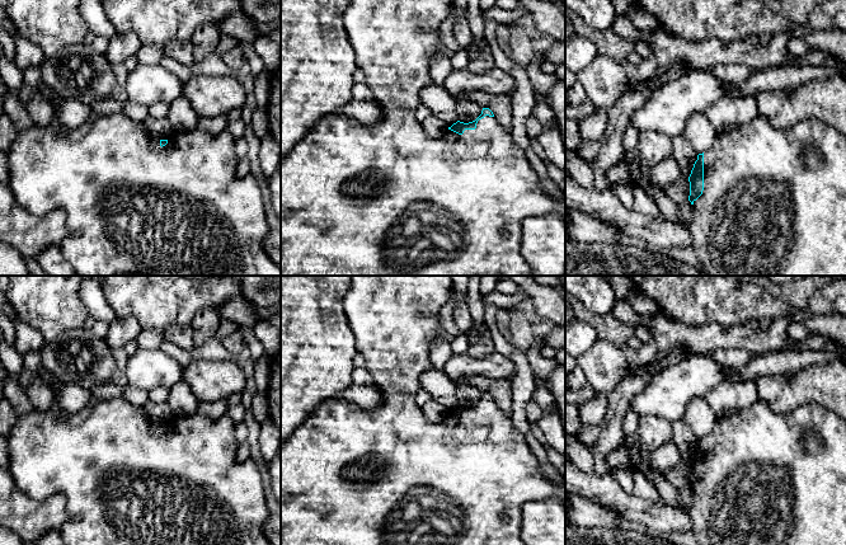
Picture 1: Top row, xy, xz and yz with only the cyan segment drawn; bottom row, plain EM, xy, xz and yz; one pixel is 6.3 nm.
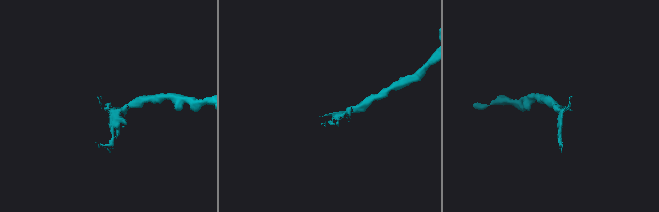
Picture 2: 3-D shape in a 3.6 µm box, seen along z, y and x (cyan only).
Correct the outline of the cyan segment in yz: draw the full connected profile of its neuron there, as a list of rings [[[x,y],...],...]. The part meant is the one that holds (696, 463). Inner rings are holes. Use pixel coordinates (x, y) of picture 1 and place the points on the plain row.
[[[757,399],[739,413],[718,418],[713,431],[697,440],[688,466],[691,531],[699,545],[846,545],[846,422],[822,405],[809,401],[786,413],[774,413],[765,401]]]

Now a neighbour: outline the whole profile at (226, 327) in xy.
[[[221,319],[215,338],[222,340],[224,338],[235,333],[236,330],[239,330],[239,325],[236,323],[229,320],[229,319]]]

